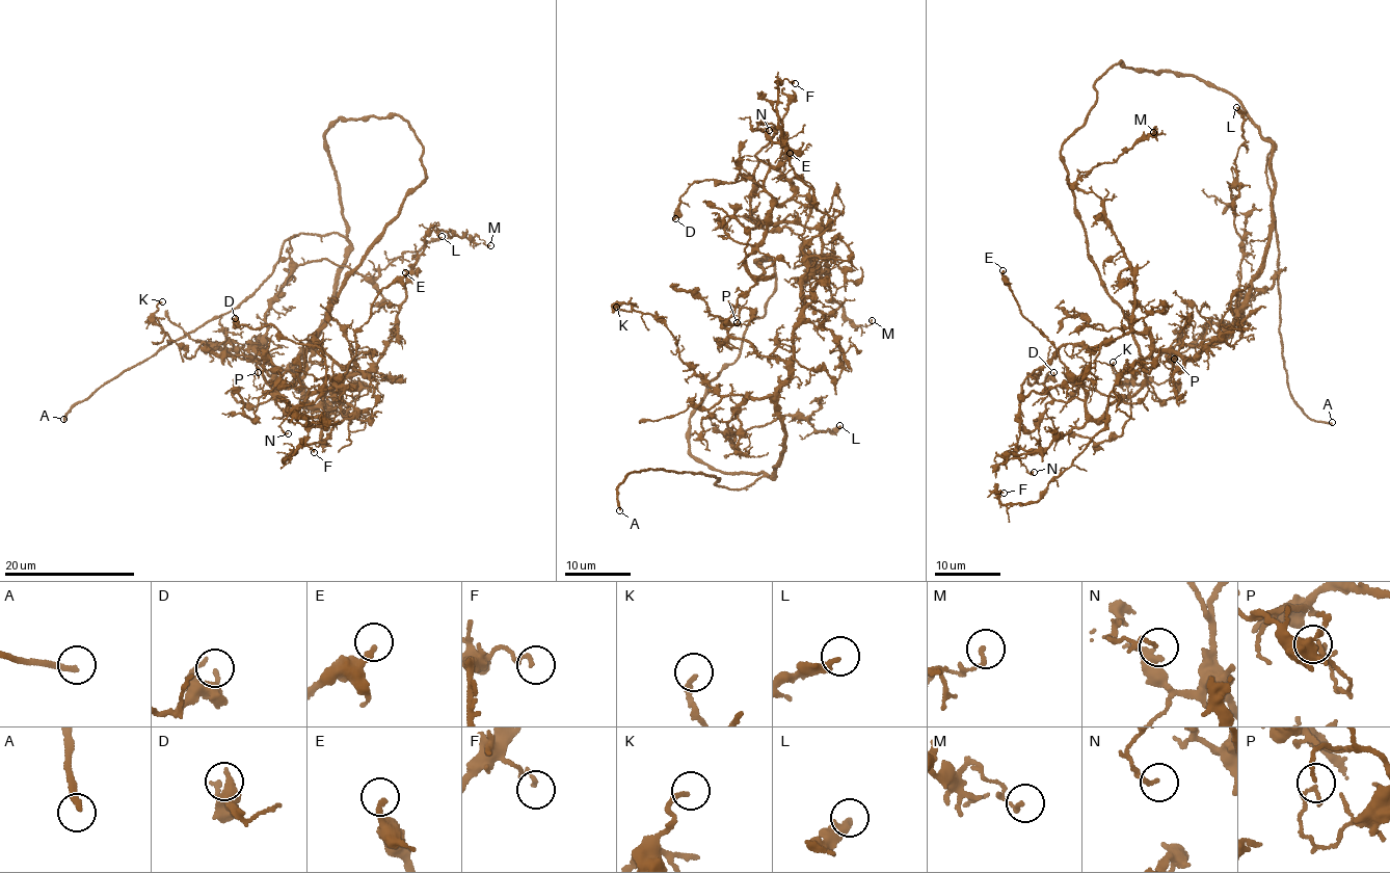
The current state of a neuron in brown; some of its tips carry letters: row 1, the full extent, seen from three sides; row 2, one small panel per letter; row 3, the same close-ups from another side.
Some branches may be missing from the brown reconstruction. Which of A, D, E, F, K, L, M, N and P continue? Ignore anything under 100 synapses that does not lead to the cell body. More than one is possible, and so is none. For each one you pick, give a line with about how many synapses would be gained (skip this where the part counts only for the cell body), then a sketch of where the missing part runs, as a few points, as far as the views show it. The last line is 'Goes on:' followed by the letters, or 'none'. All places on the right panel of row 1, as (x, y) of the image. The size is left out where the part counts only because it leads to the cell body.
A: Course of what is missing: (1332, 422), (1354, 418), (1365, 406), (1358, 387), (1367, 351), (1363, 331), (1358, 331)
Goes on: A

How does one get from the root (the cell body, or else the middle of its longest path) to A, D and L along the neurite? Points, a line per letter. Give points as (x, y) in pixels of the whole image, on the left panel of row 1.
A: (331, 126), (323, 137), (346, 234), (295, 234), (283, 243), (270, 276), (234, 309), (126, 369), (63, 419)
D: (331, 126), (347, 261), (296, 372), (315, 405), (367, 375), (314, 334), (306, 345), (235, 318)
L: (331, 126), (347, 261), (320, 335), (275, 367), (266, 310), (299, 265), (375, 278), (442, 236)

